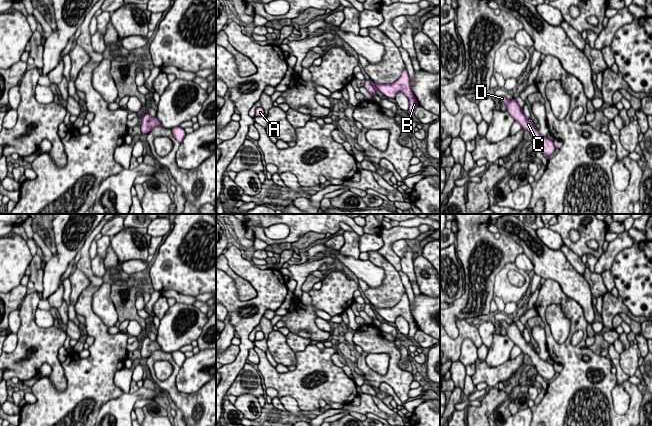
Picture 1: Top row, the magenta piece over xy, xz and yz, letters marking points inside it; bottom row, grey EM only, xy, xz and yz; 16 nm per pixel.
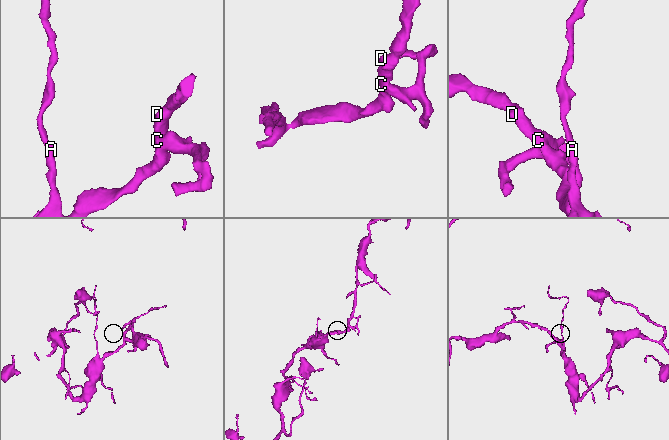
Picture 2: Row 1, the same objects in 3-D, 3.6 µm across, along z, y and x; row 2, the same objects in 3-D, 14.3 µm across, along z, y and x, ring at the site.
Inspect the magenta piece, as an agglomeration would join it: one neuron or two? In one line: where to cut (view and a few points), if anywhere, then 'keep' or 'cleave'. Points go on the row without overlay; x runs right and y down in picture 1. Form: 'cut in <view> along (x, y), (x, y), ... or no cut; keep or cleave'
no cut; keep

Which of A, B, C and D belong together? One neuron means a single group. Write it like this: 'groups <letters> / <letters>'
groups A B C D

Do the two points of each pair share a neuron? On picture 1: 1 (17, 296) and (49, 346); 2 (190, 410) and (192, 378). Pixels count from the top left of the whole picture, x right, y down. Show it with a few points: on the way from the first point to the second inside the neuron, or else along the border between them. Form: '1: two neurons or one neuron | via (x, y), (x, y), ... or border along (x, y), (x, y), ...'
1: two neurons | border along (29, 291), (17, 309)
2: two neurons | border along (175, 377), (175, 386), (186, 393), (205, 383)

